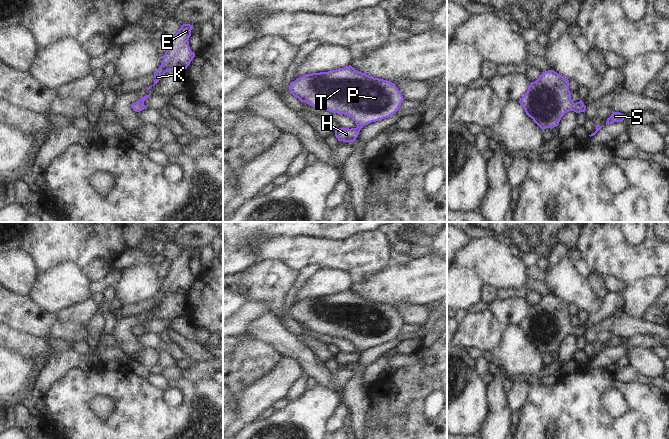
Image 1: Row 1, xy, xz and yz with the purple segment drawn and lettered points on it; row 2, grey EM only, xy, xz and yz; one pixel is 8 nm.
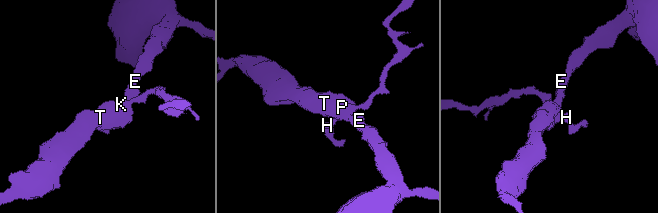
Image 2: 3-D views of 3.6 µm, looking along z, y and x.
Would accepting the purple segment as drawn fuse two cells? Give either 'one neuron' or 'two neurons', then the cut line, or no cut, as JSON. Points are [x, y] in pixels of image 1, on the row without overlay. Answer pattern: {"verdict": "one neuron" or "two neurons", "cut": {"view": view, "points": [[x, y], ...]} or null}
{"verdict": "one neuron", "cut": null}

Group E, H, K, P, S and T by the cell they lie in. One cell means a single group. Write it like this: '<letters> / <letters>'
E H K P S T

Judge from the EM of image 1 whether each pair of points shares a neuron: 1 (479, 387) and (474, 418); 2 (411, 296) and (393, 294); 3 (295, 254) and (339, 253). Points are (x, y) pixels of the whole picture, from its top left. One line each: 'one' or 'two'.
1: one
2: one
3: one

